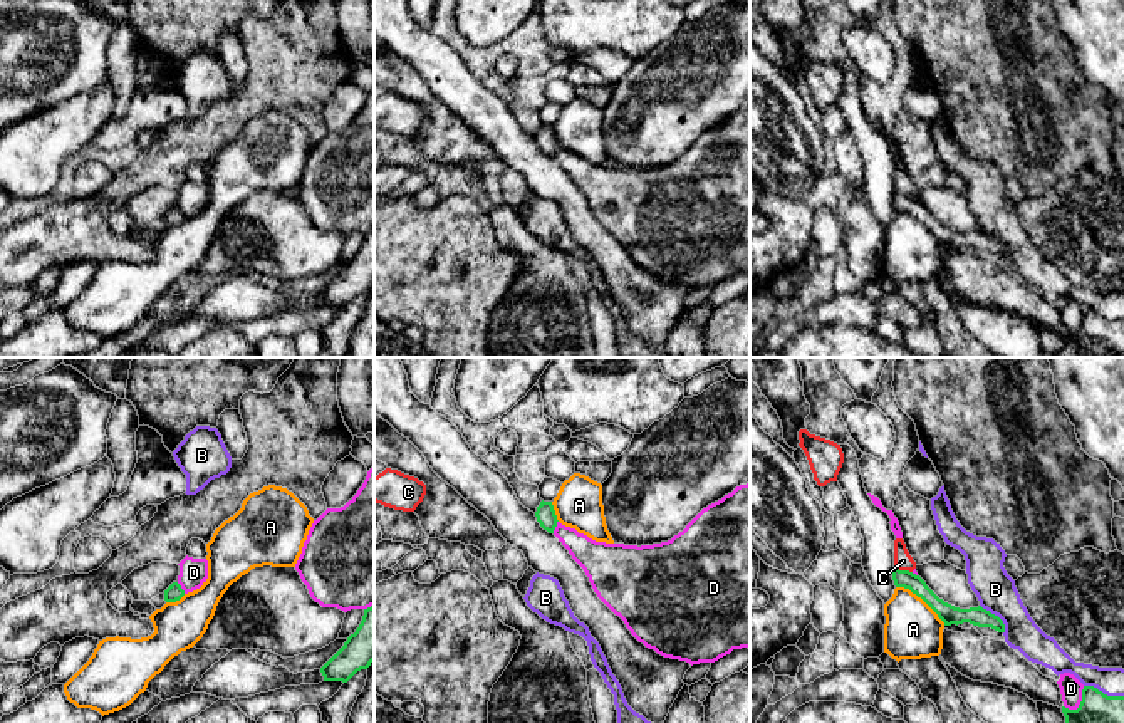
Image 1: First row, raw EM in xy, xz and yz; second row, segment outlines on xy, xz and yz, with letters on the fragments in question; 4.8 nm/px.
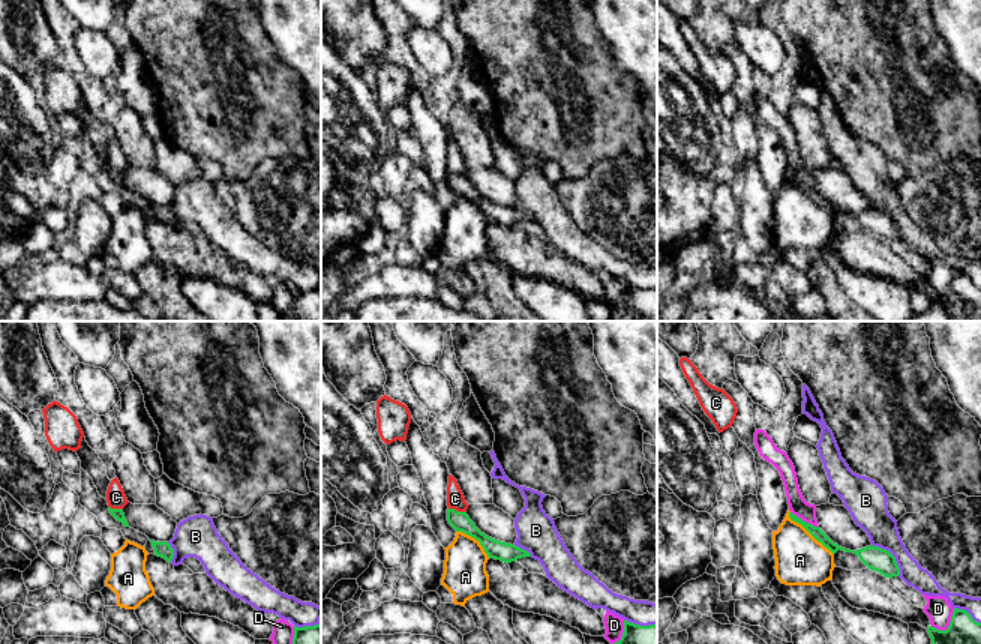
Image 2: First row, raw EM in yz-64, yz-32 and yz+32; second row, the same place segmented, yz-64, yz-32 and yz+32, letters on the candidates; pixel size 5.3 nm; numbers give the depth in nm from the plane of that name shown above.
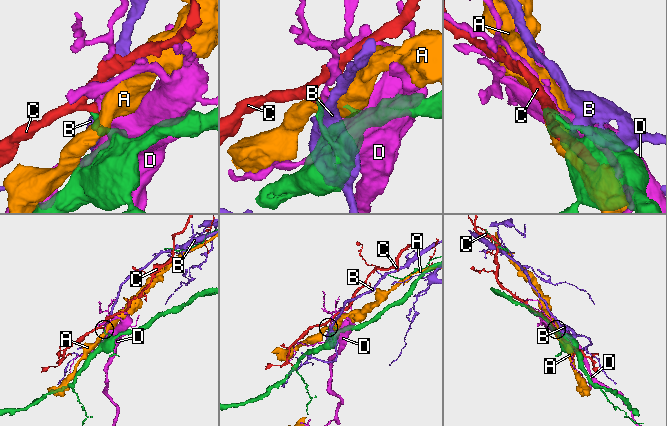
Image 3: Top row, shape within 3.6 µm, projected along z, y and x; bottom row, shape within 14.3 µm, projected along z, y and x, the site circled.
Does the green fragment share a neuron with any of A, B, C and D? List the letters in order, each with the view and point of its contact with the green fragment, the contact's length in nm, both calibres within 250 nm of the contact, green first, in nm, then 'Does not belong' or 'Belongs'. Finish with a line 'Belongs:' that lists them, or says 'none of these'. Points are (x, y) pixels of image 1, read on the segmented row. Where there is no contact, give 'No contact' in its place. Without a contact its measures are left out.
A: Touches green at yz (921, 598). Shared border 300 nm. Thickness 90 nm (green) against 280 nm. Does not belong
B: Touches green at yz (997, 616). Shared border 180 nm. Thickness 90 nm (green) against 190 nm. Does not belong
C: Touches green at yz (905, 571). Shared border 80 nm. Thickness 90 nm (green) against 90 nm. Does not belong
D: Touches green at yz (1081, 703). Shared border 140 nm. Thickness 150 nm (green) against 110 nm. Does not belong
Belongs: none of these

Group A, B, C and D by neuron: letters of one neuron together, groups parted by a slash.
A / B / C / D

